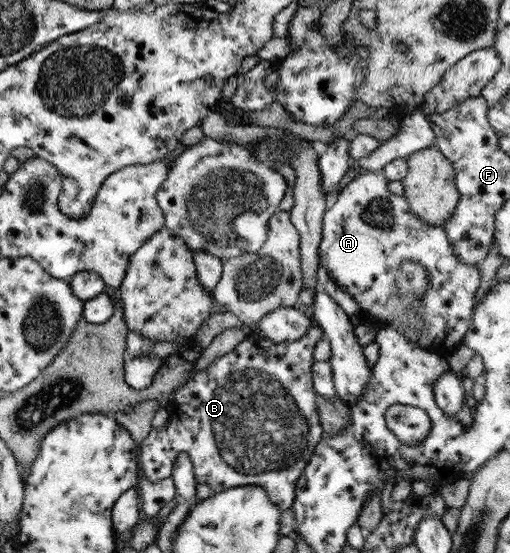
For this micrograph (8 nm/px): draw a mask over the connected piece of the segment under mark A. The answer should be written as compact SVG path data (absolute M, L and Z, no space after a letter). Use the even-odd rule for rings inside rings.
M381 169L355 177L339 191L335 205L327 209L323 217L322 241L318 248L320 265L325 267L326 273L346 293L357 300L357 304L363 310L367 310L368 315L379 318L385 326L393 320L409 316L409 328L419 330L417 340L422 341L425 338L426 342L433 346L429 352L436 353L441 361L462 344L465 334L469 331L476 303L475 295L482 285L479 265L467 265L459 261L449 244L445 229L427 224L413 214L403 196L397 196L389 191L389 182ZM407 260L419 262L430 274L430 290L421 299L417 299L417 304L421 304L421 313L417 307L413 307L413 301L401 301L401 295L396 293L395 279L401 264Z

